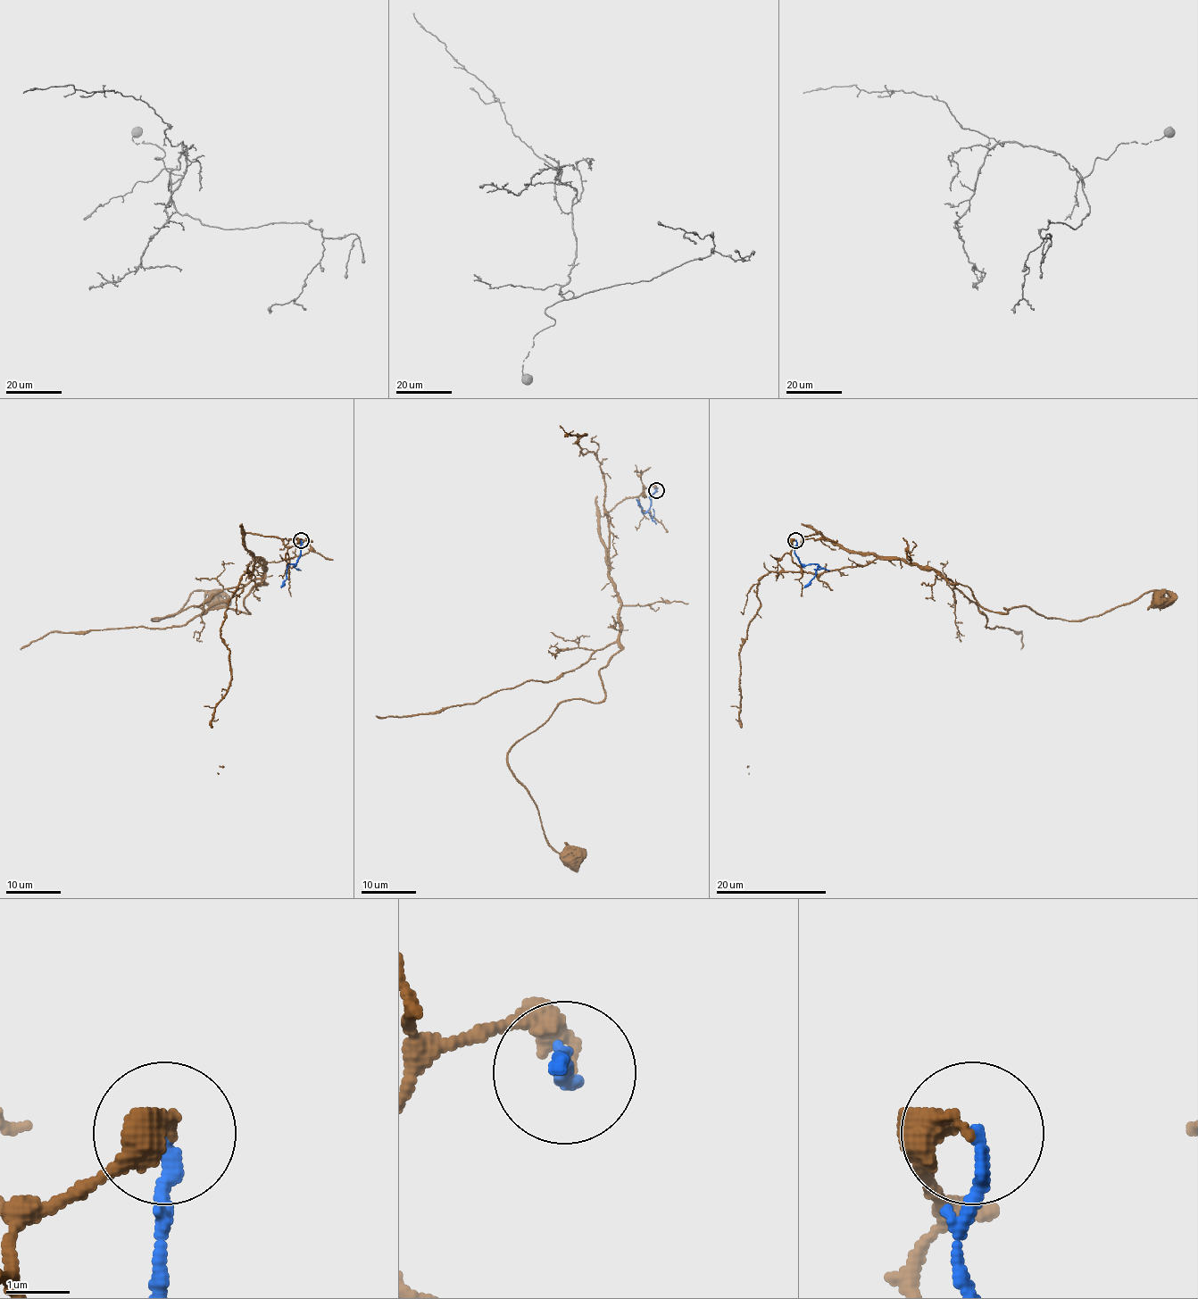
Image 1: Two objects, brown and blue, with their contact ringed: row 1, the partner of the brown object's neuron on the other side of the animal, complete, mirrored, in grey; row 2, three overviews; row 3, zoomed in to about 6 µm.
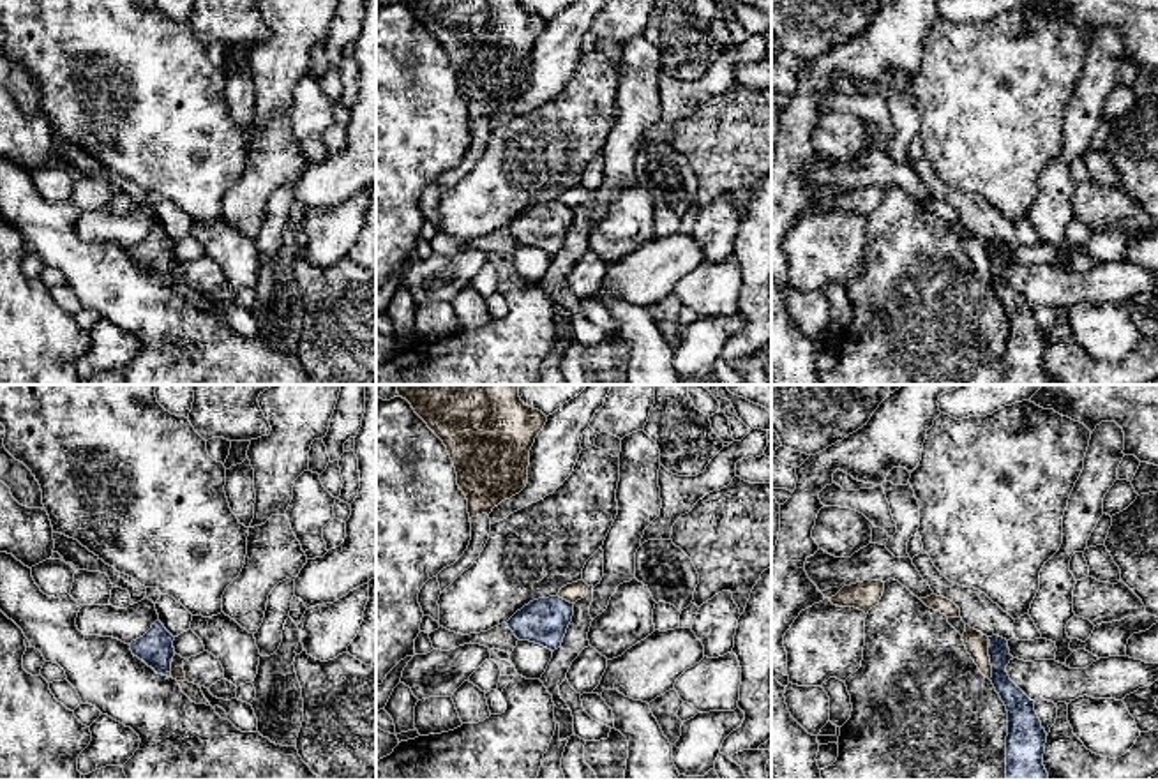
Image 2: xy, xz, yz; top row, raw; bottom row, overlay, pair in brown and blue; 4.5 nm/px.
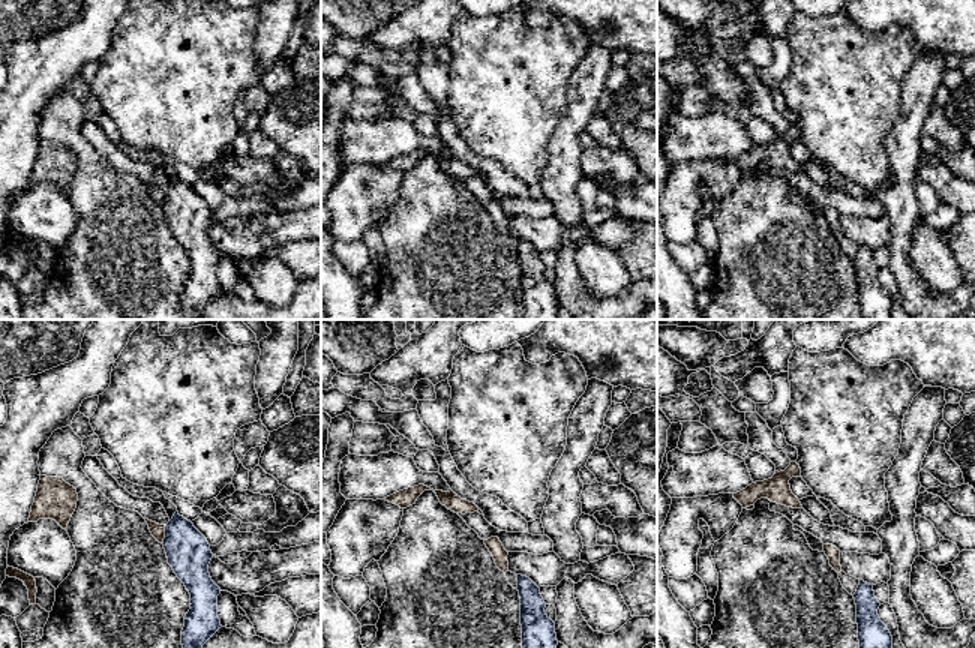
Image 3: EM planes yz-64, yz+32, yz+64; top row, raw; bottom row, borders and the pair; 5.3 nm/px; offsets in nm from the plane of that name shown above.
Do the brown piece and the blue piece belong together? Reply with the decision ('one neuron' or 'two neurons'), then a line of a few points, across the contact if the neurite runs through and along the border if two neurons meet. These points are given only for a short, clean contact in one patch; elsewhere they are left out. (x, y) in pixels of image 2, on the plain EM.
two neurons; line yz (987, 253), (991, 283)

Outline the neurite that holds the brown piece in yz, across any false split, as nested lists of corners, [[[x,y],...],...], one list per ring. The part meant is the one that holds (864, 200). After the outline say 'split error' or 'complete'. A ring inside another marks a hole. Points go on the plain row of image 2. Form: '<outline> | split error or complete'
[[[863,185],[851,191],[844,191],[830,206],[837,212],[854,212],[868,219],[883,201],[883,185]]] | complete

